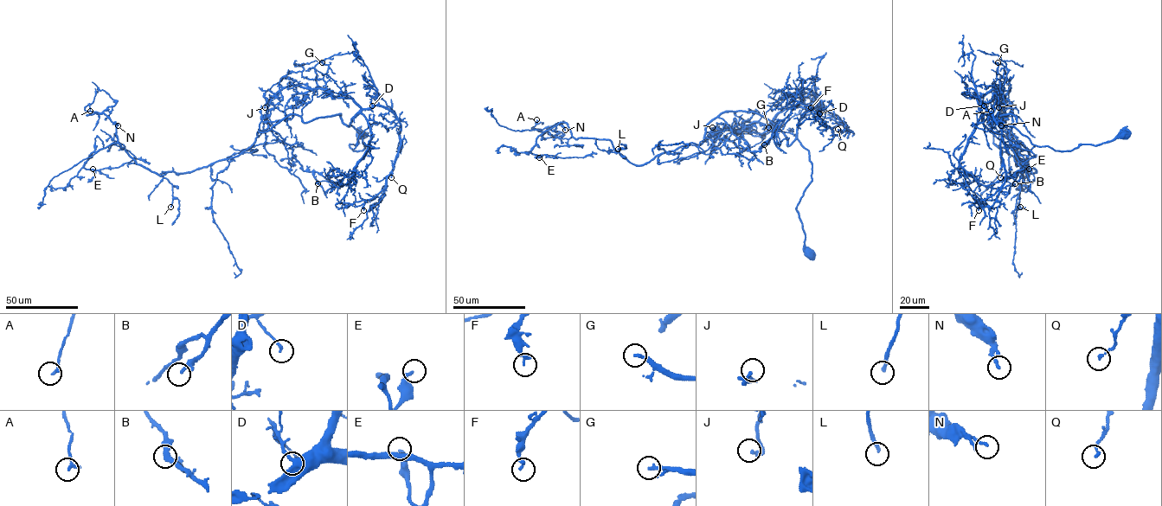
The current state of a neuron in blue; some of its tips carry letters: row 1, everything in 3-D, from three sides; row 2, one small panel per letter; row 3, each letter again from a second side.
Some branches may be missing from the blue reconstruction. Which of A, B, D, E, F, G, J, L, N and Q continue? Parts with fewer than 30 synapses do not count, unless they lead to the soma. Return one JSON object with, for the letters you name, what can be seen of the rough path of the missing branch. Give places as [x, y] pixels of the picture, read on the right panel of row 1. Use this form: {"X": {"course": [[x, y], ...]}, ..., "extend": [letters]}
{"L": {"course": [[1020, 207], [1014, 228], [1018, 252], [1003, 265]]}, "extend": ["L"]}

